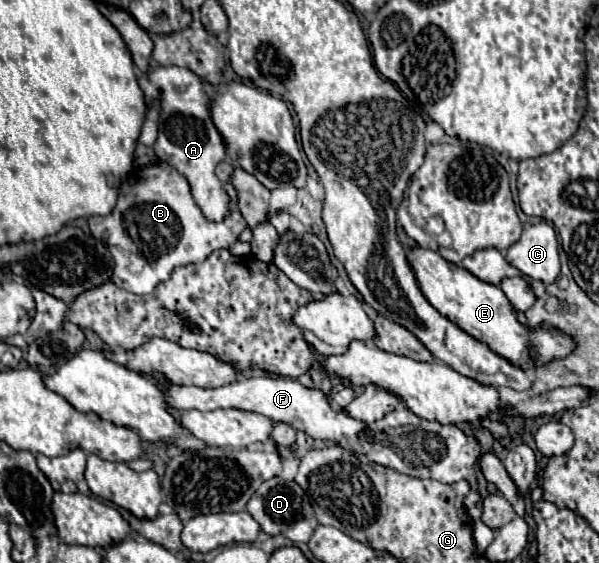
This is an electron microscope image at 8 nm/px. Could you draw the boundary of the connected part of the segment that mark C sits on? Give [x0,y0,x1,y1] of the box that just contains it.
[506,222,560,284]

